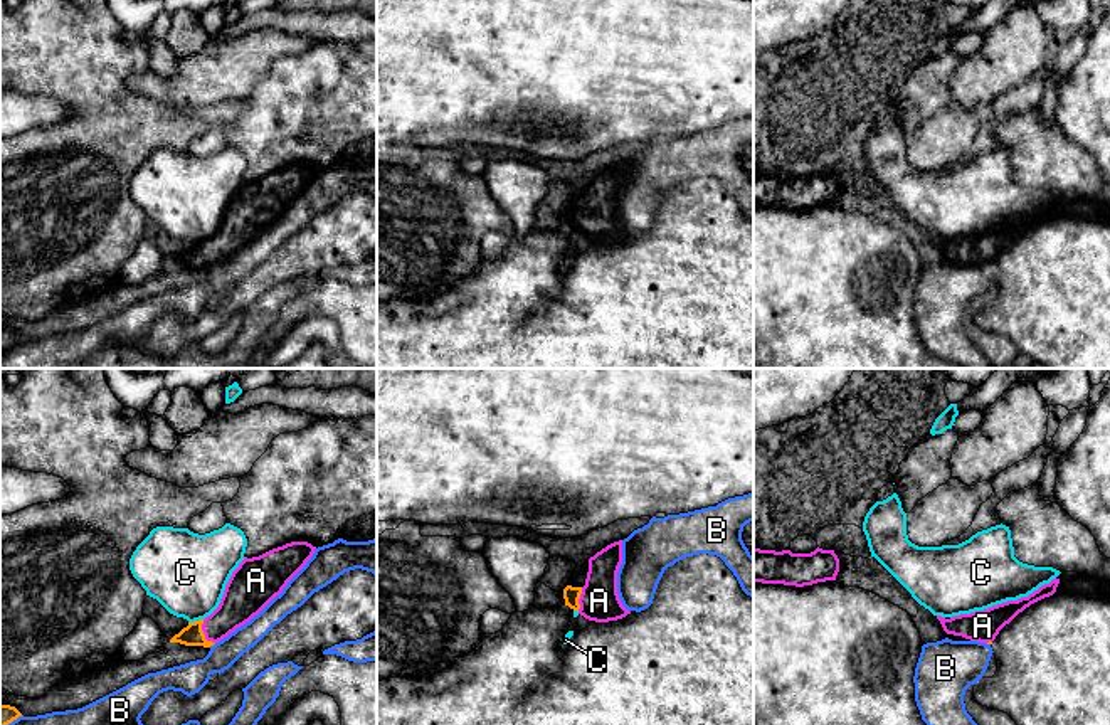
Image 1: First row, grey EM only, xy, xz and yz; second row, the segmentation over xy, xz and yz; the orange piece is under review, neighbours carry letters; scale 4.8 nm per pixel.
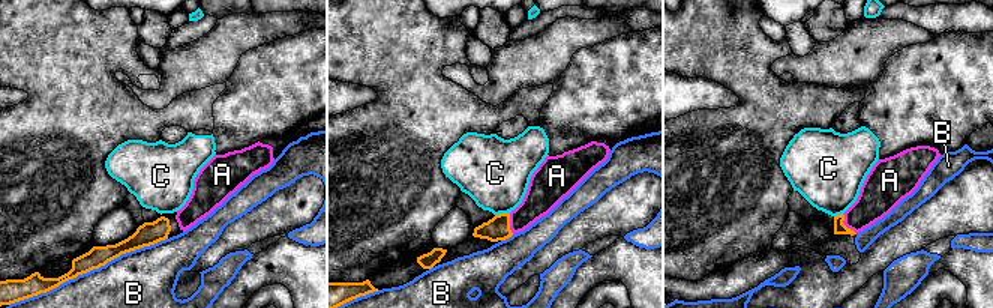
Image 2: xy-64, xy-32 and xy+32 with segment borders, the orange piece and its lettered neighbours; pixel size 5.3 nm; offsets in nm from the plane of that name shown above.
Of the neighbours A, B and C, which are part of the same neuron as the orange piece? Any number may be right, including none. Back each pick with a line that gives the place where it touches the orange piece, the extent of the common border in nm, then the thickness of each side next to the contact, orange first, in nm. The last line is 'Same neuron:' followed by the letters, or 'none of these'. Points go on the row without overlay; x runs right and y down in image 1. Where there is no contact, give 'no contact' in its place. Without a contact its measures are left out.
A: meets orange in xy at (202, 256); contact 130 nm long; 100 nm thick on the orange side, 200 nm on the other
Same neuron: A

